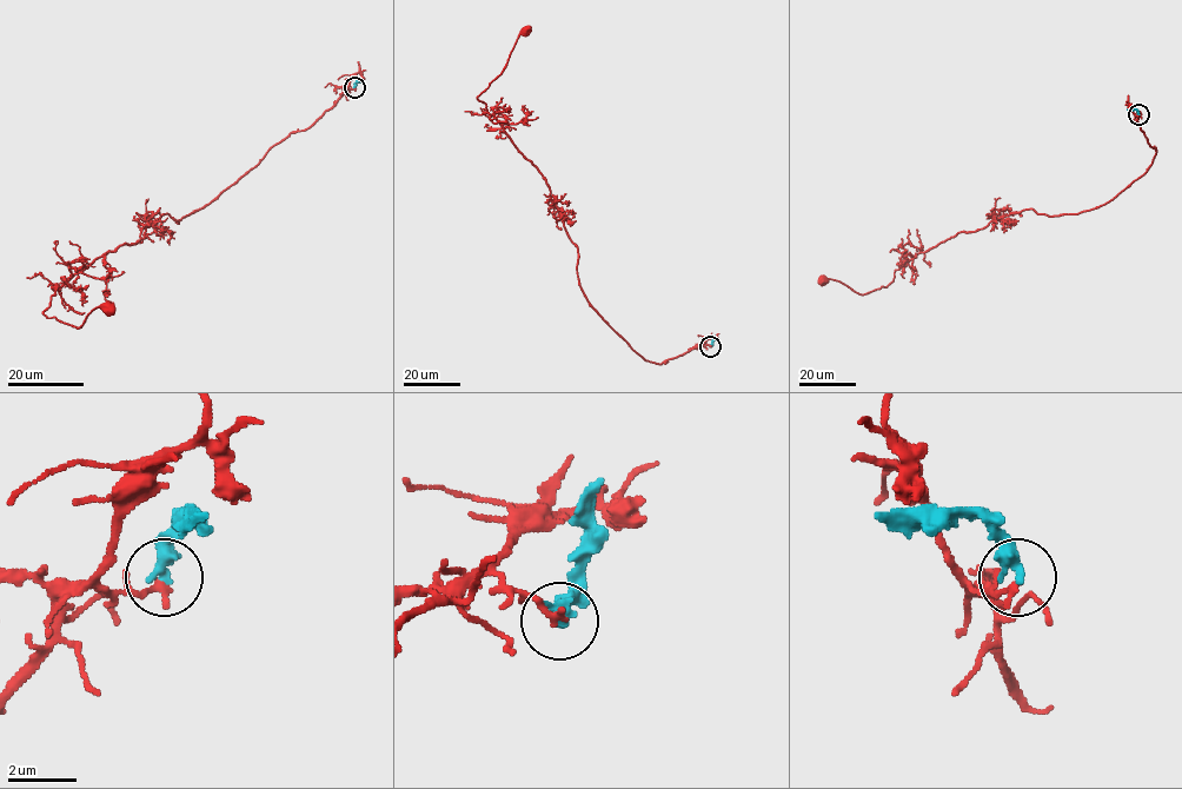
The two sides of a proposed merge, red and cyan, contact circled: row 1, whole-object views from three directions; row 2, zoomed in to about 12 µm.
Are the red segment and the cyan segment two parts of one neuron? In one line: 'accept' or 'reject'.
reject

